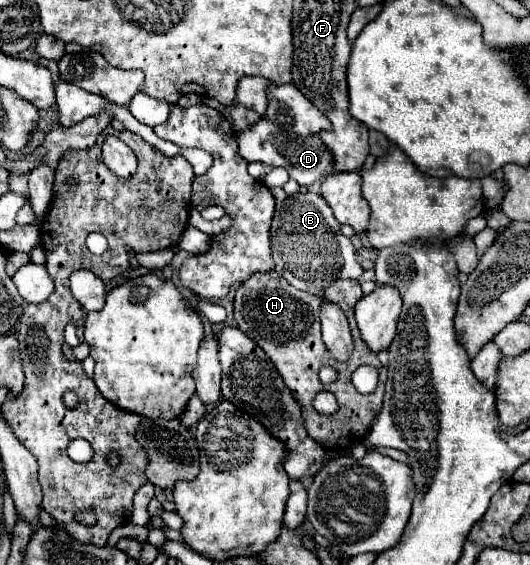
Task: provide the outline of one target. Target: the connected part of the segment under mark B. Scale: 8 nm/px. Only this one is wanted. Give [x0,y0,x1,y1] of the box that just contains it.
[271,188,363,294]

